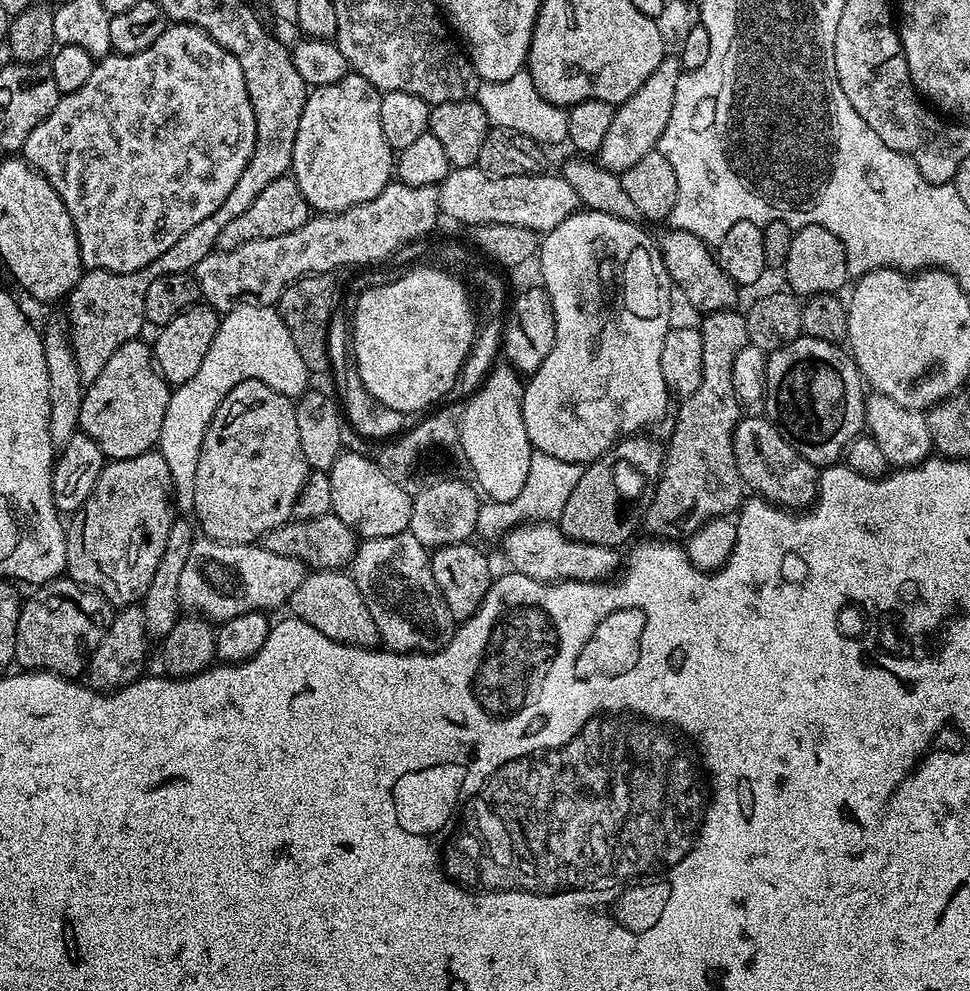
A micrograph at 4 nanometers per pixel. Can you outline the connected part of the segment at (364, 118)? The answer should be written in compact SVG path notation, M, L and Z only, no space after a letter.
M347 74L338 82L313 87L302 110L302 122L298 122L298 138L294 138L294 154L290 175L298 182L302 198L306 198L309 209L320 214L341 212L350 206L358 206L378 194L393 179L394 150L382 134L380 121L380 97L382 93L366 78Z

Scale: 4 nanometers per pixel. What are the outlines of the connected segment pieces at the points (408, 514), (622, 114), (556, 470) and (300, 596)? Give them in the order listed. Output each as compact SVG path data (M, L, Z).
M341 451L334 466L327 471L330 478L330 498L332 512L346 526L356 533L357 537L390 538L390 534L402 534L408 531L412 517L413 497L402 486L390 482L390 478L380 469L379 463L360 452Z
M665 55L664 61L650 74L626 103L619 105L614 114L614 122L610 122L610 131L602 142L598 153L598 163L601 168L617 174L623 174L627 168L634 166L646 154L657 151L662 130L670 122L670 110L674 110L674 90L678 90L678 78L682 69L675 55Z
M533 451L531 460L536 460L536 468L530 468L527 474L527 476L532 476L532 492L528 492L528 504L524 504L524 508L520 508L520 504L513 501L508 503L485 501L481 505L478 522L476 523L479 535L499 539L520 523L554 522L559 519L562 507L565 506L567 499L570 498L571 491L578 484L583 467L578 464L564 462L558 458L552 458L548 454L537 451Z
M312 570L305 575L302 586L290 594L287 611L295 619L304 620L326 638L359 648L374 648L381 643L374 618L366 607L366 601L354 582L354 578L344 570Z

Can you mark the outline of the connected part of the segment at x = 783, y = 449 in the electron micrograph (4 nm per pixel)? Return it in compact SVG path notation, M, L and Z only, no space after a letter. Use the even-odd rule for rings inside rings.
M766 416L741 417L732 441L740 477L755 495L789 510L802 510L815 503L820 473L817 465L798 454Z

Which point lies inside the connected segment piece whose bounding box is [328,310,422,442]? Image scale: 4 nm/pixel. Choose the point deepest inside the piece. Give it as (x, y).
(361, 411)

